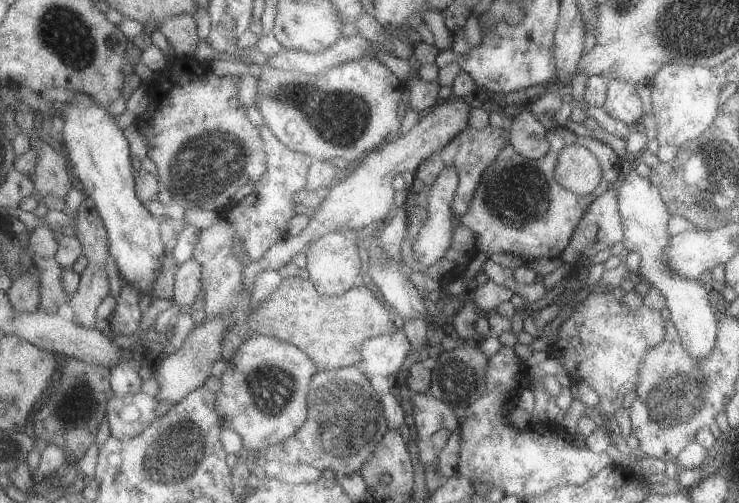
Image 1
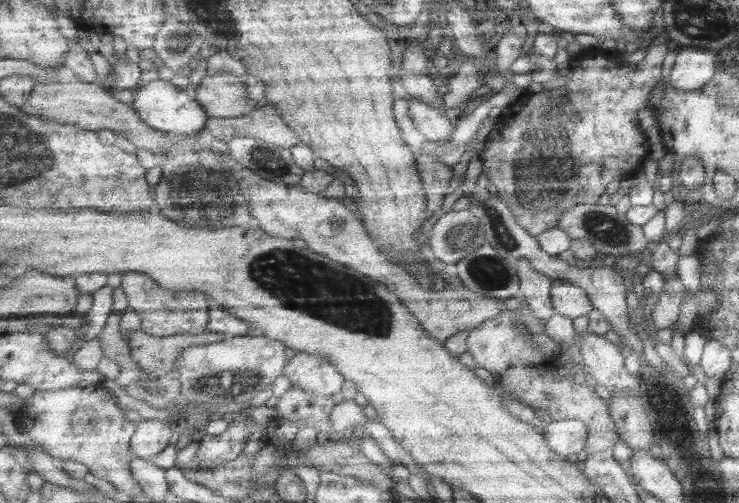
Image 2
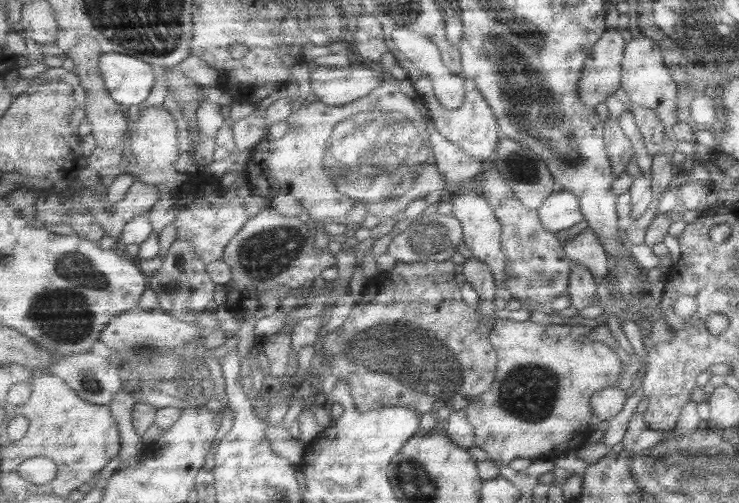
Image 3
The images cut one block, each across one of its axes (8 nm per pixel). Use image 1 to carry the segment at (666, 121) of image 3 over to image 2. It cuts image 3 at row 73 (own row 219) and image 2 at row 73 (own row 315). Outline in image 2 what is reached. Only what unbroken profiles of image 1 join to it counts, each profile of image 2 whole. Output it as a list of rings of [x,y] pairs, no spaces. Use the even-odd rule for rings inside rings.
[[[689,48],[677,54],[669,82],[679,92],[695,92],[699,86],[705,86],[713,76],[715,76],[715,62],[711,52]]]

